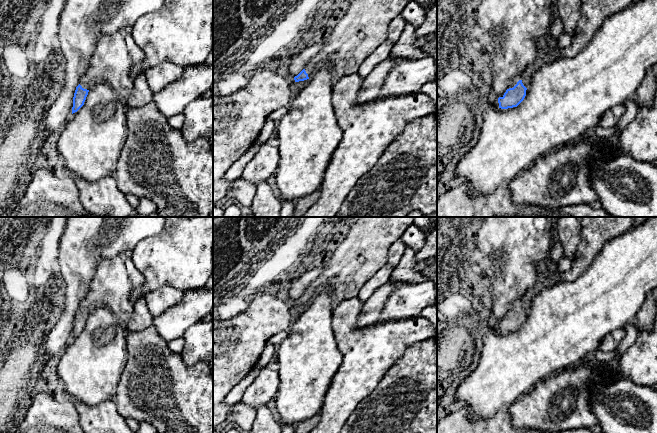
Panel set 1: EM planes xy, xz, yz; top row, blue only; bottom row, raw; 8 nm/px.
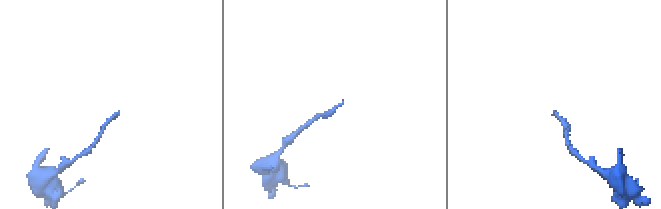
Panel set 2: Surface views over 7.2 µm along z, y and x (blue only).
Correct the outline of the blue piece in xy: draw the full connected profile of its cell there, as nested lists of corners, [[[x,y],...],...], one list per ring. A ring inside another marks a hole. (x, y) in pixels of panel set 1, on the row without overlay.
[[[123,254],[111,259],[100,258],[89,291],[76,311],[72,338],[84,329],[89,314],[100,307],[107,308],[122,326],[126,325],[134,311],[131,290]]]

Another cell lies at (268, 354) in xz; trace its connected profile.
[[[267,343],[261,353],[261,356],[258,360],[258,362],[256,363],[256,367],[265,367],[267,365],[272,364],[273,359],[276,356],[276,348],[277,346],[271,344],[271,343]]]

